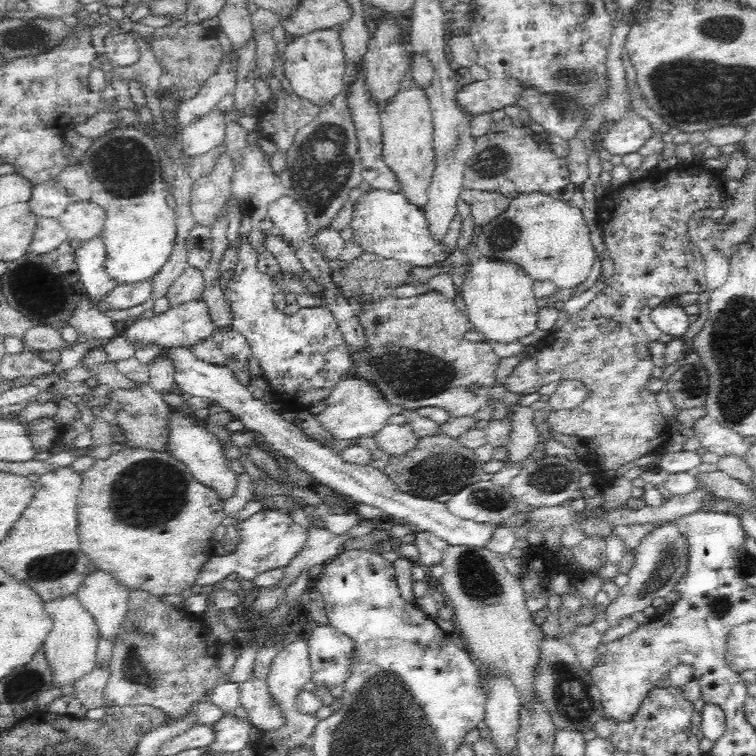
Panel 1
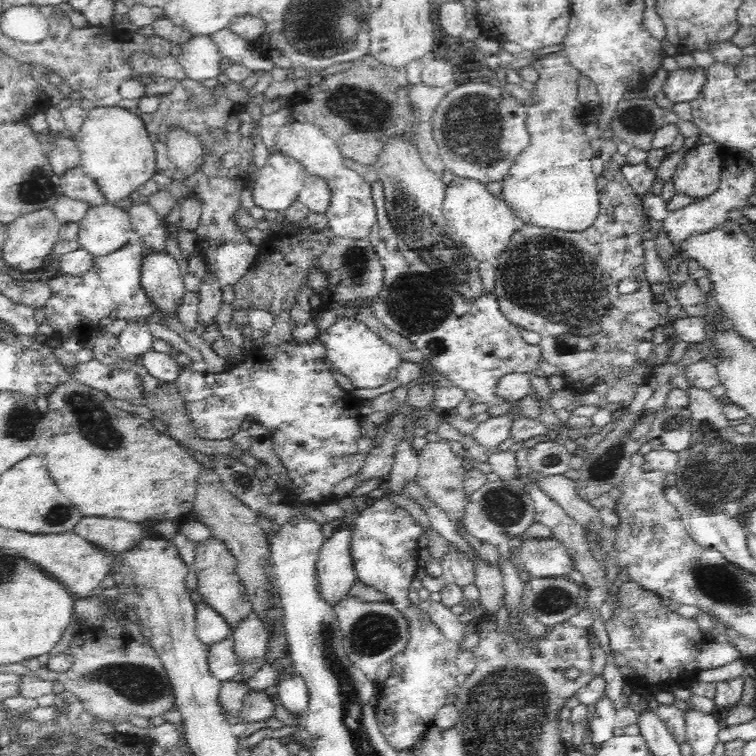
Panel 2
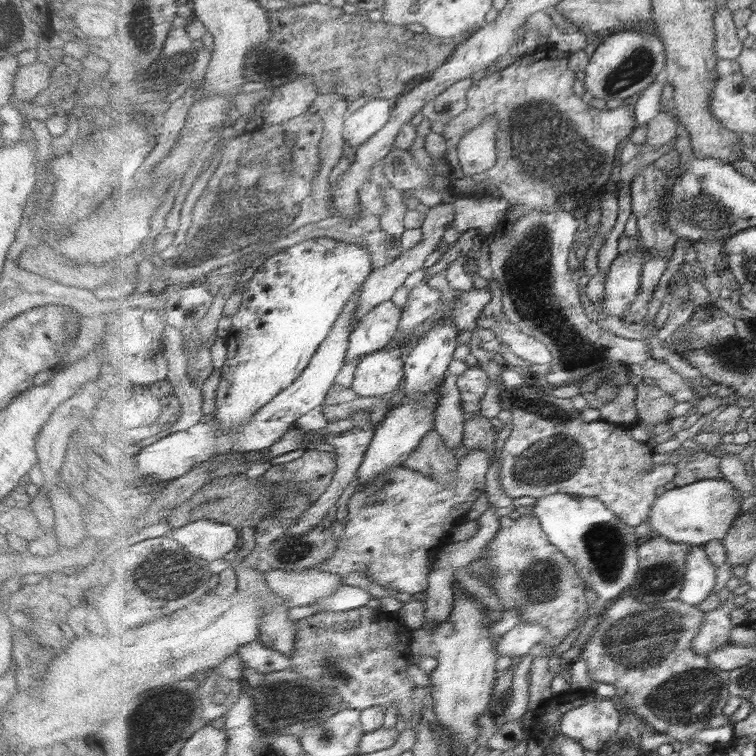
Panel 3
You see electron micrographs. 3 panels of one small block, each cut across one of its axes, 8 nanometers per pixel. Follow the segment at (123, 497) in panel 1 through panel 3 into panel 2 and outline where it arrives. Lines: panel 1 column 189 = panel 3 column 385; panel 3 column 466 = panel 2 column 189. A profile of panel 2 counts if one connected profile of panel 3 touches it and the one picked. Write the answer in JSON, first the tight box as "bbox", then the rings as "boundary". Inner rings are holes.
{"bbox":[34,378,201,526],"boundary":[[[73,378],[52,393],[48,410],[41,417],[42,432],[34,455],[44,456],[51,477],[66,498],[84,518],[104,518],[118,522],[150,525],[177,520],[181,526],[193,515],[197,495],[196,474],[201,464],[166,432],[152,426],[152,421],[116,407],[109,395]]]}

